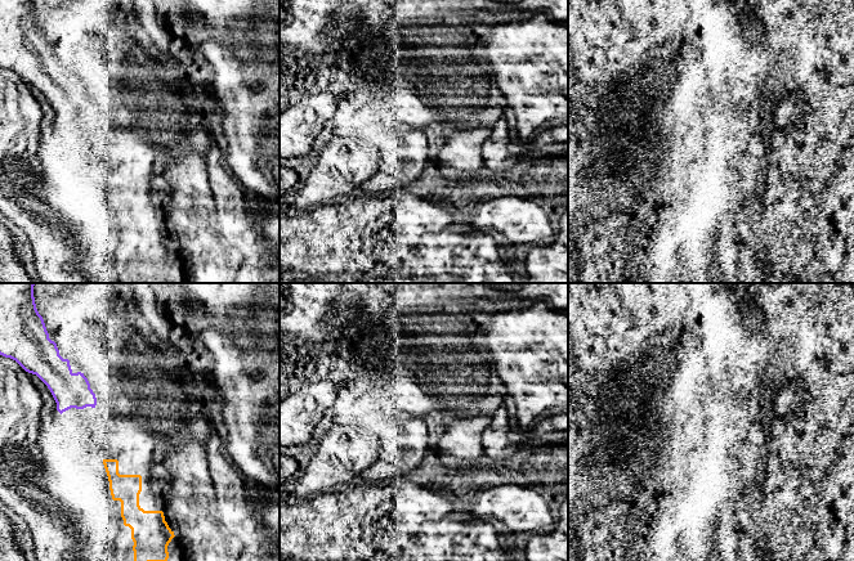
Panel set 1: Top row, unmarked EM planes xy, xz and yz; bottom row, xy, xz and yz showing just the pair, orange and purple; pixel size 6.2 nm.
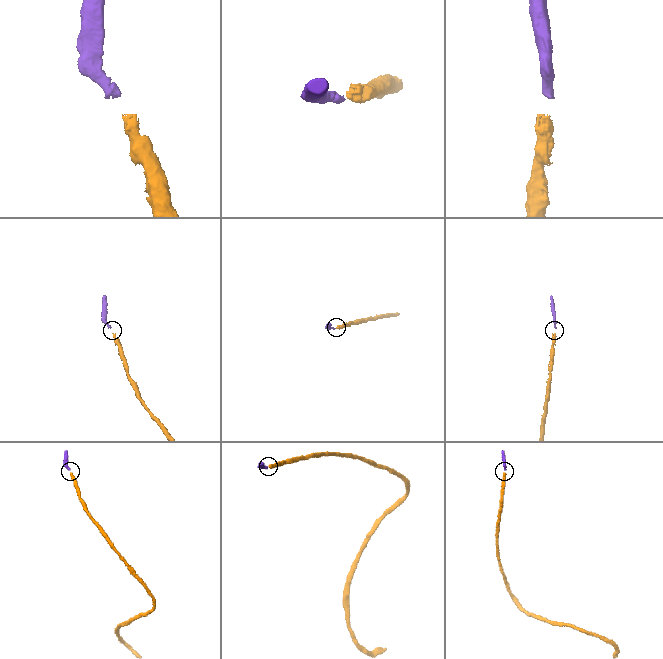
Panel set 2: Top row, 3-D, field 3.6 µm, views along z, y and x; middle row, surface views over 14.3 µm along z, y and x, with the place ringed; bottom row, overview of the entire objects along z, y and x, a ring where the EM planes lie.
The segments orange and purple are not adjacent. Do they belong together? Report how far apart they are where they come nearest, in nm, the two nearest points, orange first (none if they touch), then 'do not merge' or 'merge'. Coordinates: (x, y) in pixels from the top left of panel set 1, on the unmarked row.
340 nm | xy (103, 171), (94, 119) | merge

